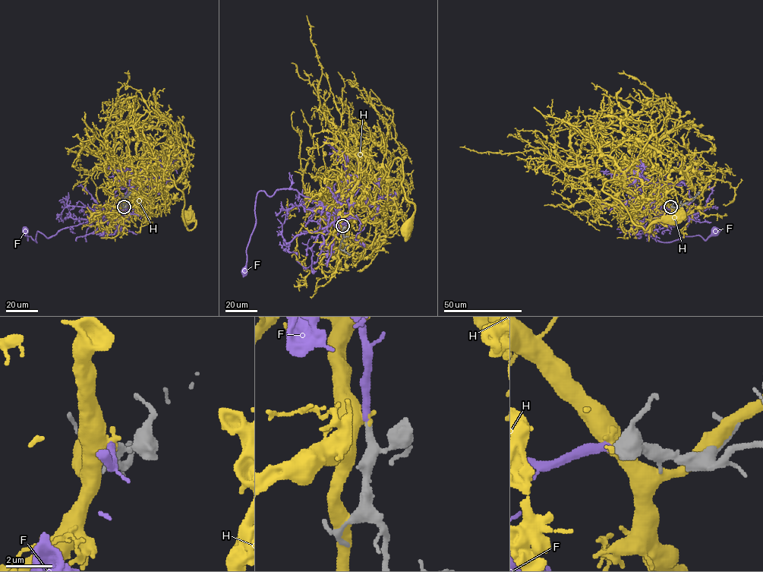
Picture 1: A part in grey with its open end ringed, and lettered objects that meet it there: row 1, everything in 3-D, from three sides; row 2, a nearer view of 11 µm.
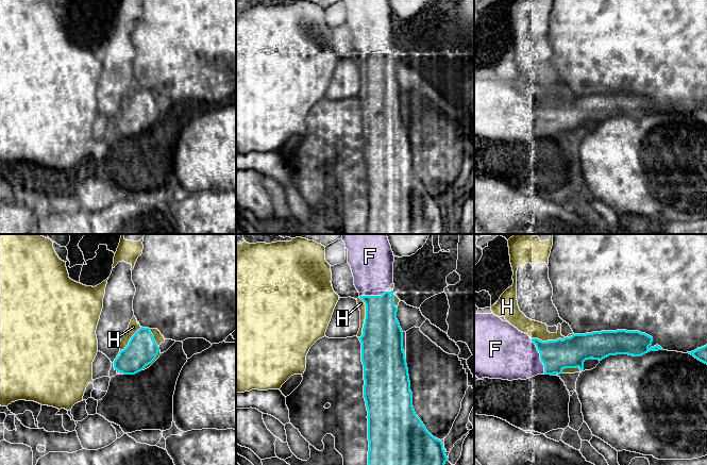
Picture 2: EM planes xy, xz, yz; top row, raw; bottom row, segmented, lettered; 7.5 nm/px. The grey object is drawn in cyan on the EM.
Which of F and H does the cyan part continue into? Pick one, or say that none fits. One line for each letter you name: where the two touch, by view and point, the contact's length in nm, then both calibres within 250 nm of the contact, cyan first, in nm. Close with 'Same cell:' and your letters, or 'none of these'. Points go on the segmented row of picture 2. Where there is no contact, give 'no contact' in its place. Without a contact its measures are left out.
F: yz (540, 356) | 300 nm | 240/380 nm
Same cell: F

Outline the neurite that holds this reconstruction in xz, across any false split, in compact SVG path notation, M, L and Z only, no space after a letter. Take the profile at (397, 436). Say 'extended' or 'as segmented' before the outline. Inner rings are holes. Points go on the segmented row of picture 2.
extended | M343 234L342 240L348 249L348 263L352 269L354 285L366 304L363 335L358 338L361 343L364 398L368 411L368 465L444 465L448 456L442 442L426 430L413 406L413 393L403 350L403 331L397 319L398 308L390 288L393 283L394 255L387 234Z

